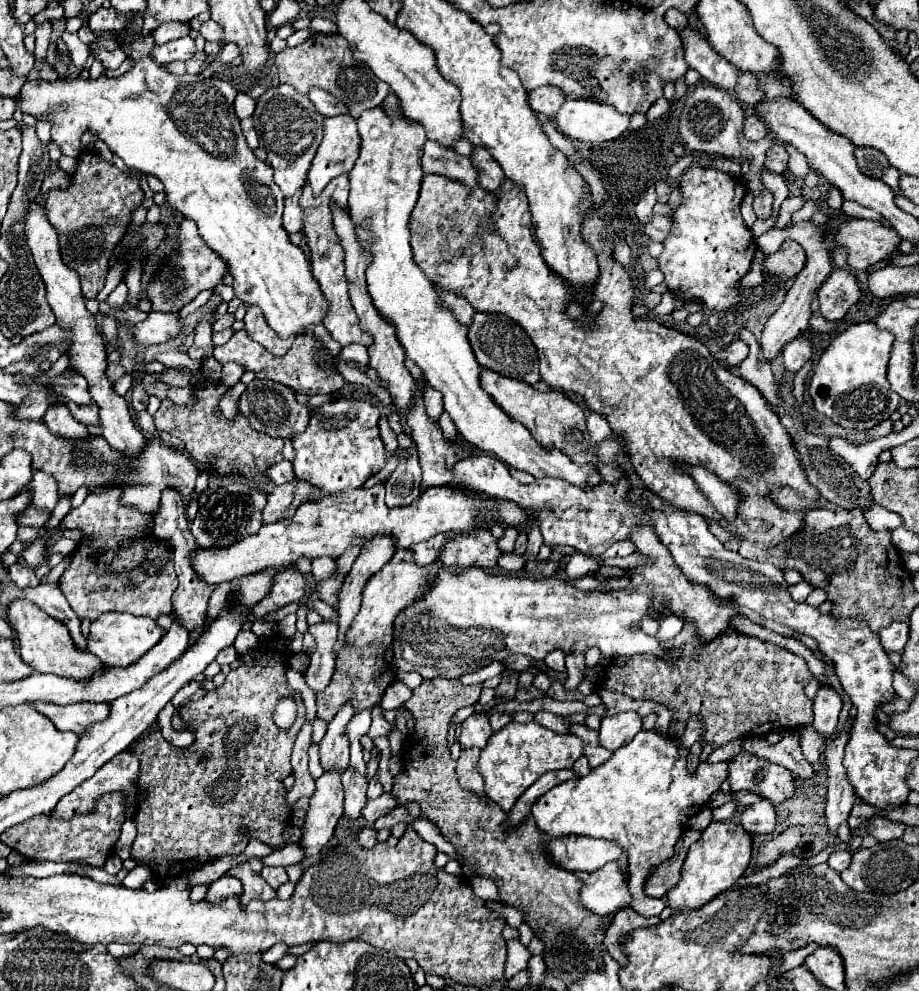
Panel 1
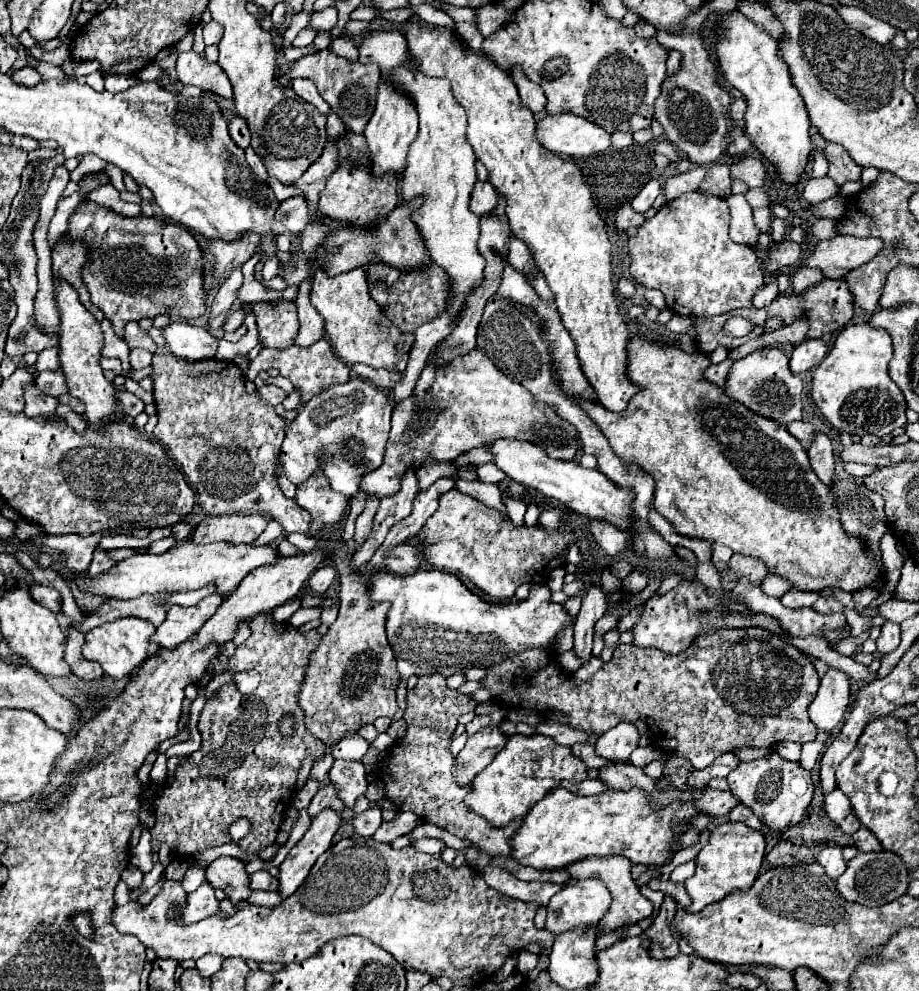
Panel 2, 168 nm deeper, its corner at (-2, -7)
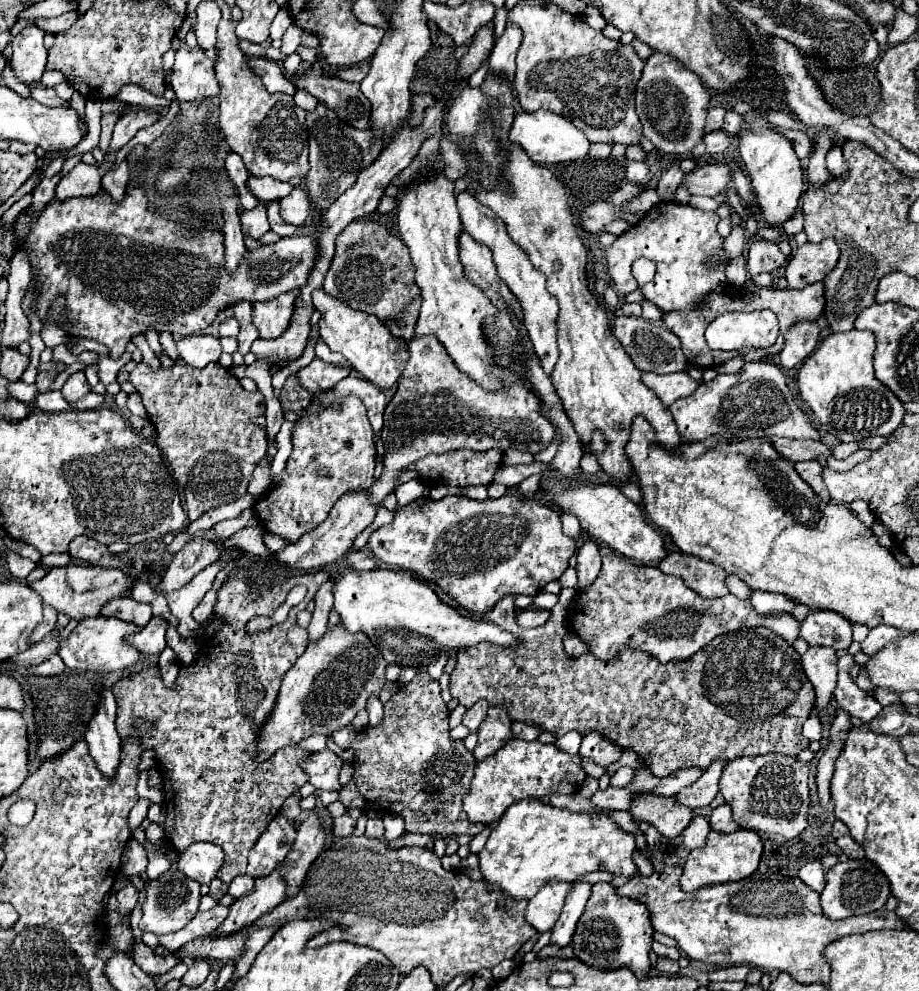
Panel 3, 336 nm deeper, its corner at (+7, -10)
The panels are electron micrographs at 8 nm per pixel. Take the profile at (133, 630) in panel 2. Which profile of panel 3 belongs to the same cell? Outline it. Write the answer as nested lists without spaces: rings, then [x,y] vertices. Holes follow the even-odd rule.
[[[93,617],[93,619],[83,619],[69,639],[61,641],[59,657],[69,669],[83,669],[83,671],[95,671],[95,673],[113,673],[113,671],[123,671],[127,667],[133,667],[141,653],[125,639],[127,635],[139,633],[141,627],[129,621],[121,621],[117,617]]]

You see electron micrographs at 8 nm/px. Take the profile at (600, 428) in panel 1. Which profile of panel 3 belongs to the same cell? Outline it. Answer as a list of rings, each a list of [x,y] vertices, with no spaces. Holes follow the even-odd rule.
[[[584,454],[580,460],[580,468],[582,473],[586,475],[593,475],[601,469],[597,458],[592,454]]]

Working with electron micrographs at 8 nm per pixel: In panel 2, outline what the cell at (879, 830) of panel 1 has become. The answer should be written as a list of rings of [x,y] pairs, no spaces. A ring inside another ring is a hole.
[[[860,828],[858,832],[852,834],[852,844],[862,852],[880,852],[882,850],[878,838],[872,836],[866,828]]]

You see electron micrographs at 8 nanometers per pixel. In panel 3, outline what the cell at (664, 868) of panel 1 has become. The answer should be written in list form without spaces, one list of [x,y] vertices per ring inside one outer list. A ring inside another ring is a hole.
[[[659,957],[657,965],[655,965],[655,971],[663,973],[663,975],[675,975],[679,971],[679,965],[677,965],[677,961],[671,961],[667,957]]]

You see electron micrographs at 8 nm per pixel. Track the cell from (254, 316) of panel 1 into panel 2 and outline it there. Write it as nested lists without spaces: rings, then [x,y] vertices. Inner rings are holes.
[[[258,302],[254,304],[254,314],[262,346],[282,350],[294,344],[298,334],[296,302]]]

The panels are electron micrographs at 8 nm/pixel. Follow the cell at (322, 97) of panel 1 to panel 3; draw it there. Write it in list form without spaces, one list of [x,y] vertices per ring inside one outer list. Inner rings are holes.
[[[251,57],[251,67],[255,69],[255,73],[261,77],[265,89],[269,93],[287,93],[287,95],[295,95],[295,85],[293,81],[281,71],[279,63],[267,59],[267,57]]]

